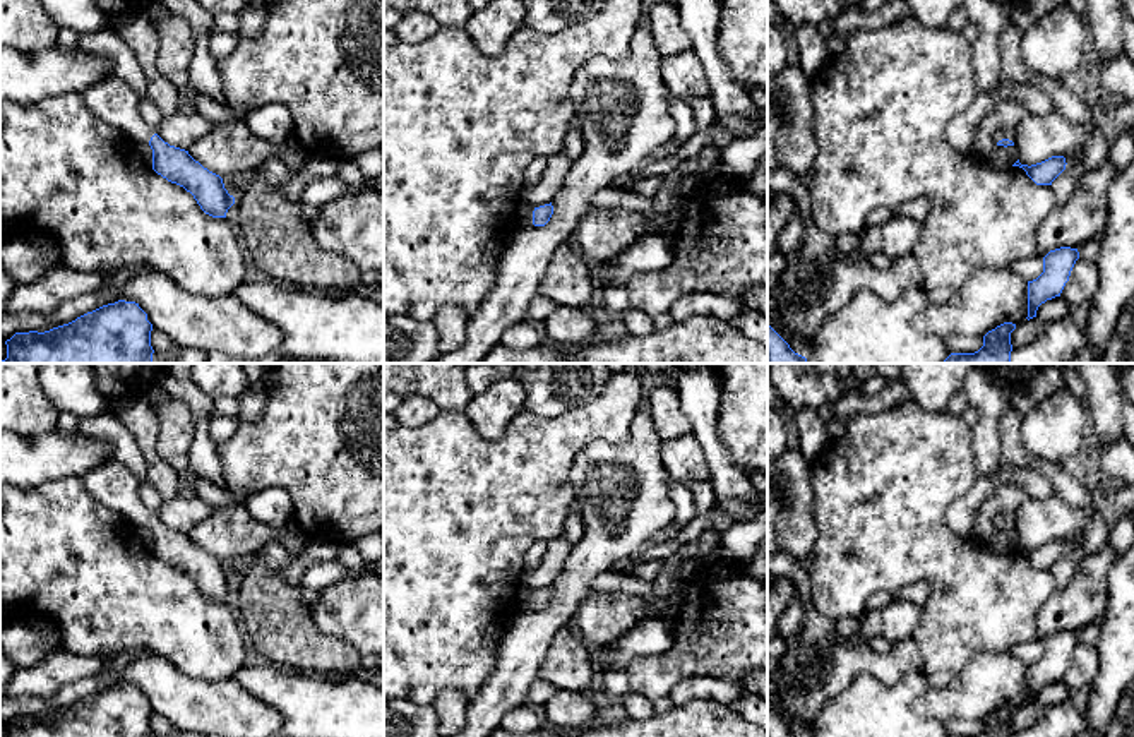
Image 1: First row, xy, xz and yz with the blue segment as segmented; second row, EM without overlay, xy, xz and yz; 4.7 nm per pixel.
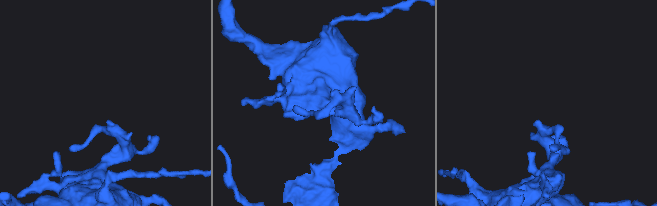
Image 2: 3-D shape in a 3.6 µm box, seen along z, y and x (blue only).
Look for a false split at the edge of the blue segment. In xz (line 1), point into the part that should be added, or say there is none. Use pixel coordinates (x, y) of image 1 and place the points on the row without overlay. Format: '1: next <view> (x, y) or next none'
1: next xz (525, 599)

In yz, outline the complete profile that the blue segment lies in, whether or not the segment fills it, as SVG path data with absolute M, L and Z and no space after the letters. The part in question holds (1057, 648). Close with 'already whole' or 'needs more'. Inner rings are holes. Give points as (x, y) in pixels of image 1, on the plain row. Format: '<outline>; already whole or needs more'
M1071 631L1050 634L1043 641L1043 656L1036 663L1028 665L1028 704L1036 701L1041 687L1060 680L1077 643L1077 632Z; already whole

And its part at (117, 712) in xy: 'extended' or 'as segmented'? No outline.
as segmented

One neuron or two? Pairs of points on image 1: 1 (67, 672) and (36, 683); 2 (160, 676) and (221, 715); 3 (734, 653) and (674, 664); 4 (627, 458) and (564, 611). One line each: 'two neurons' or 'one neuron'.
1: one neuron
2: one neuron
3: one neuron
4: one neuron

